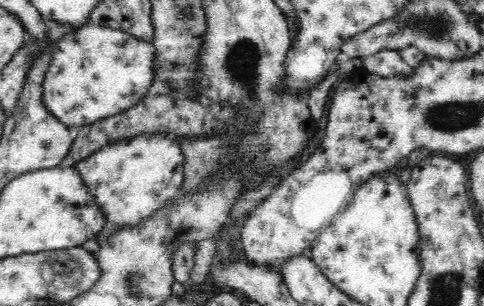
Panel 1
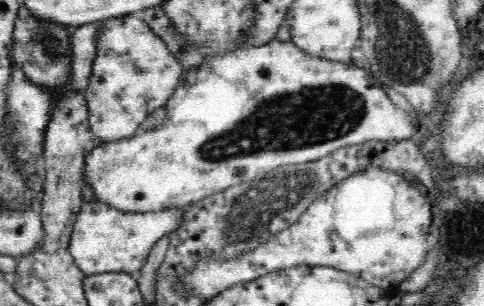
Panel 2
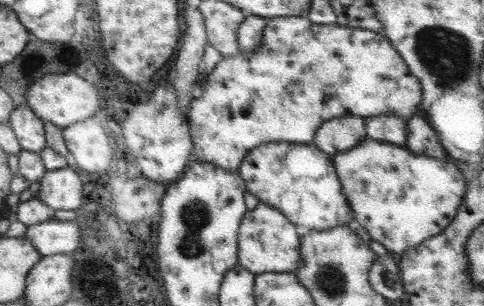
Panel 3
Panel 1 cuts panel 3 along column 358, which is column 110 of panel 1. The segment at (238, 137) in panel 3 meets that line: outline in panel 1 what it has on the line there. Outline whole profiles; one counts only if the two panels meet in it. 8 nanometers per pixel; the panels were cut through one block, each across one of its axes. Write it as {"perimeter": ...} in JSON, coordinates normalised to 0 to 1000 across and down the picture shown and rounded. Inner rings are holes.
{"perimeter":[[[182,78],[116,137],[107,209],[91,255],[91,346],[140,418],[231,386],[260,353],[277,353],[306,307],[322,248],[318,209],[318,144],[256,98]]]}

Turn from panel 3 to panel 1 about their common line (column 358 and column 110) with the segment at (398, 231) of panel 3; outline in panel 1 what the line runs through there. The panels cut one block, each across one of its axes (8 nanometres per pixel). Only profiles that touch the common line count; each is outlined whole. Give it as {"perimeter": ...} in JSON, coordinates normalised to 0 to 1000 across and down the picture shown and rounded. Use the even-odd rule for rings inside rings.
{"perimeter":[[[285,438],[277,451],[252,451],[236,471],[223,471],[211,490],[165,523],[157,536],[157,562],[165,569],[169,595],[182,608],[198,673],[211,686],[227,739],[236,732],[281,739],[289,725],[302,725],[306,712],[318,712],[331,686],[339,686],[360,654],[360,641],[368,634],[368,621],[384,588],[380,529],[384,516],[376,503],[376,484],[347,438]]]}

